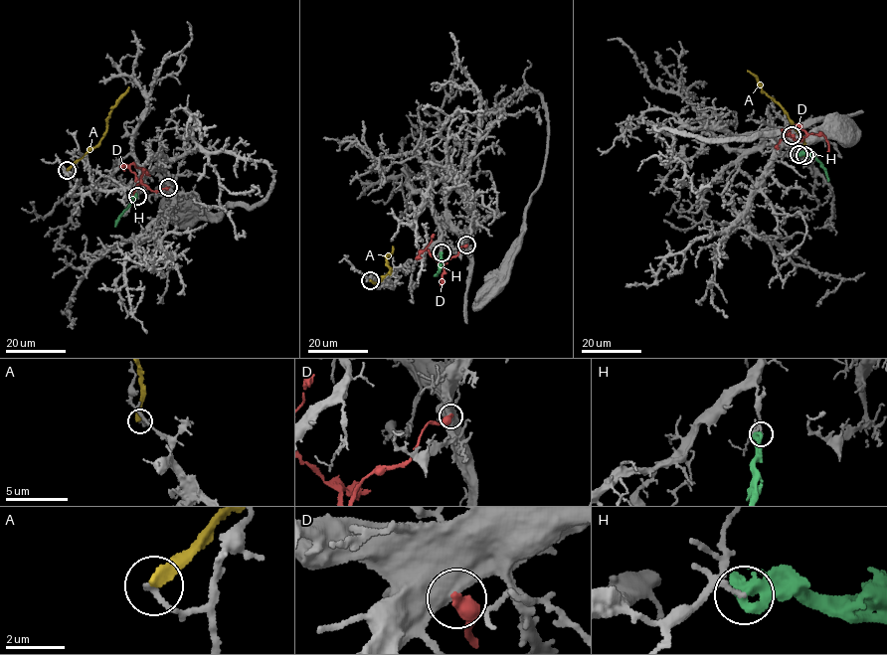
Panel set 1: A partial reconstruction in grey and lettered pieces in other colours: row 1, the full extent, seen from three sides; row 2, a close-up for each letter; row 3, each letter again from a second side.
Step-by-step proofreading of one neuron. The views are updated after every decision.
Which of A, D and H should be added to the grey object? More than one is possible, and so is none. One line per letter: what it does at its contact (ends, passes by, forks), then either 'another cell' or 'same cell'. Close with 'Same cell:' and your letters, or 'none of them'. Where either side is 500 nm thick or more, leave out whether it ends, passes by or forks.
A: it ends | another cell
D: another cell
H: another cell
Same cell: none of them

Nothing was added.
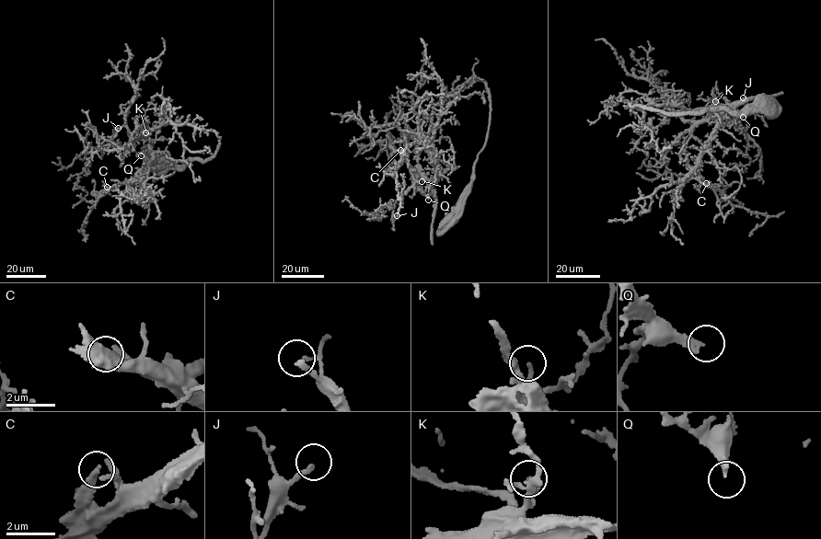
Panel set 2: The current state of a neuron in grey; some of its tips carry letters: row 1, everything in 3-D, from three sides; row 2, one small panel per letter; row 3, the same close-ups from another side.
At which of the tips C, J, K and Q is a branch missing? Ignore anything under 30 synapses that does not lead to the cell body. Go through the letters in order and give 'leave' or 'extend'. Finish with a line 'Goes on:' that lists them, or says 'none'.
C: leave
J: leave
K: leave
Q: extend
Goes on: Q

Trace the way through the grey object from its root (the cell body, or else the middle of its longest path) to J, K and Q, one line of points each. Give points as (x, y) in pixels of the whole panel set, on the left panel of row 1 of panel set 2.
J: (156, 163), (204, 160), (220, 139), (169, 120), (140, 135), (129, 151), (108, 142), (118, 128)
K: (156, 163), (171, 166), (190, 158), (204, 160), (214, 154), (220, 139), (213, 131), (169, 120), (145, 132)
Q: (156, 163), (204, 160), (220, 139), (169, 120), (144, 133), (149, 149), (141, 155)

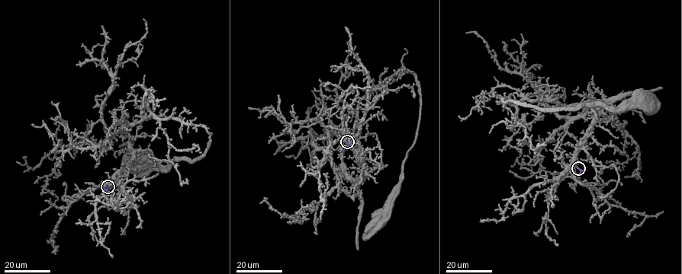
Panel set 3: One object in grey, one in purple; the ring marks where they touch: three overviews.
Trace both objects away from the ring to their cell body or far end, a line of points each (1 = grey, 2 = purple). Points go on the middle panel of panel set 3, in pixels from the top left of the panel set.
1: (347, 142), (364, 169), (357, 185), (342, 158), (358, 105), (413, 73), (416, 135), (376, 226)
2: (347, 142), (343, 151)

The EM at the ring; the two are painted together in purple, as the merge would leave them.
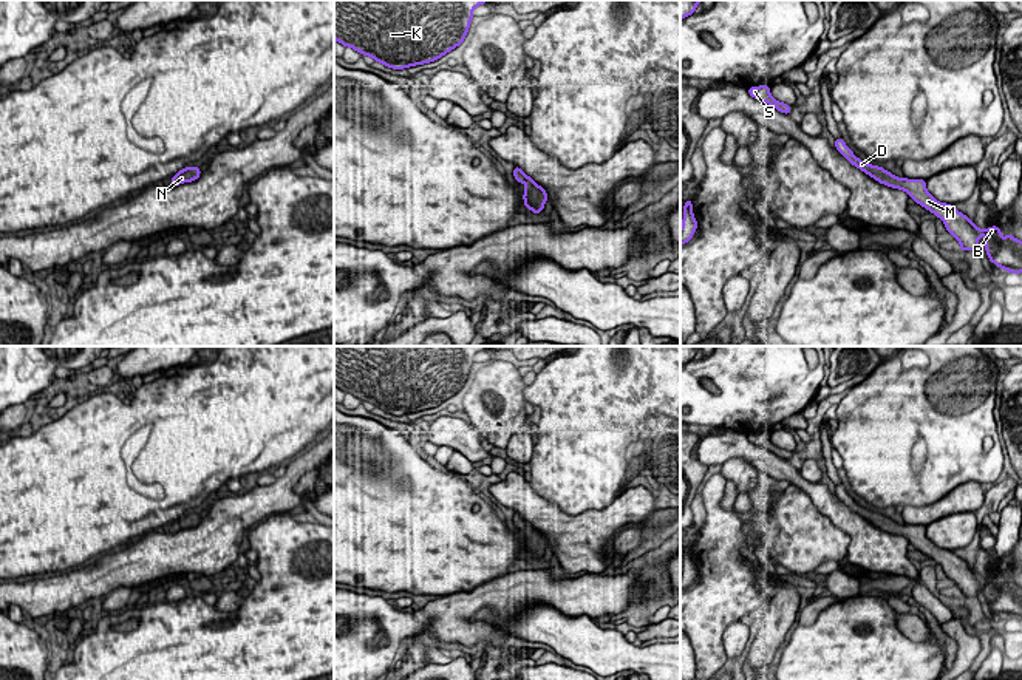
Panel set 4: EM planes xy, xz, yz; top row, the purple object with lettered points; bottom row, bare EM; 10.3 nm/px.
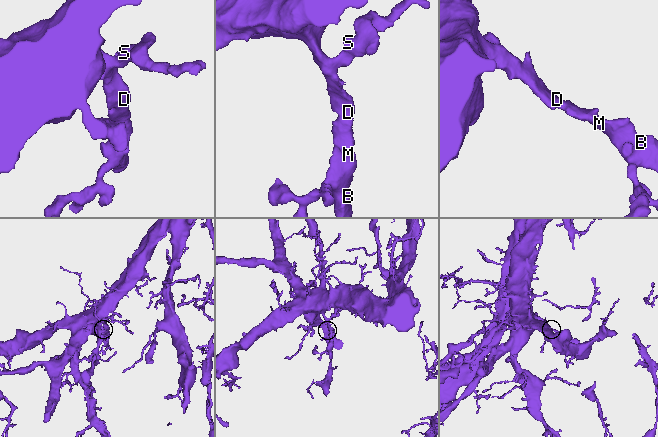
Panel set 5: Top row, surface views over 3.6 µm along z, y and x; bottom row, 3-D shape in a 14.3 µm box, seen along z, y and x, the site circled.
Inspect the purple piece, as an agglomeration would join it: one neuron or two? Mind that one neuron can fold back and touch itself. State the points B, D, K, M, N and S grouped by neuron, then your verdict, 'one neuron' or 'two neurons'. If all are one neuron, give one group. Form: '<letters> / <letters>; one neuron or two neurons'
B D K M N S; one neuron

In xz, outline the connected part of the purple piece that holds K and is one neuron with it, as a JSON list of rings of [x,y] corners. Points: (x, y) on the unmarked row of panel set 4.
[[[334,346],[334,386],[393,416],[424,411],[459,393],[475,363],[473,355],[485,349],[485,346]]]

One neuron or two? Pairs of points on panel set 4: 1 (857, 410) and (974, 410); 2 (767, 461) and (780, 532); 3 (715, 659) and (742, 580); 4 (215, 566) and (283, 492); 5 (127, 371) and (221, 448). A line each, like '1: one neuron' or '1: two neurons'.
1: one neuron
2: two neurons
3: one neuron
4: one neuron
5: two neurons

